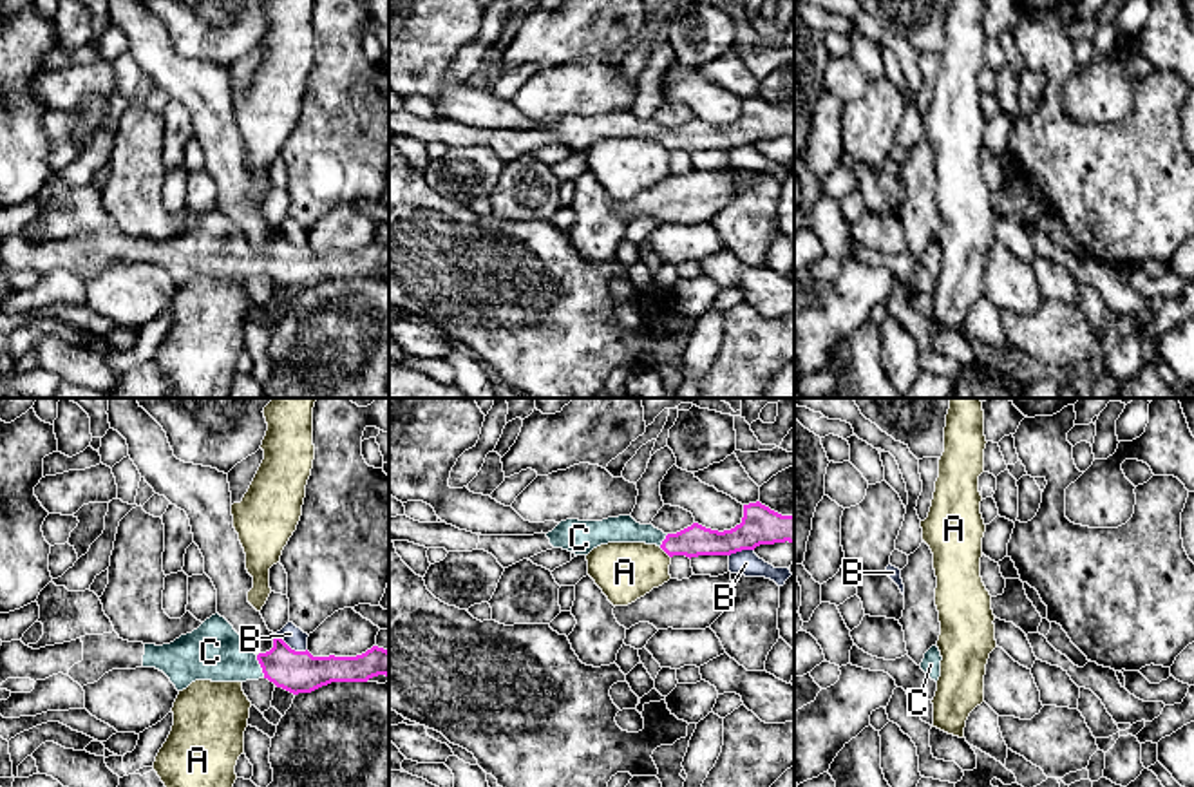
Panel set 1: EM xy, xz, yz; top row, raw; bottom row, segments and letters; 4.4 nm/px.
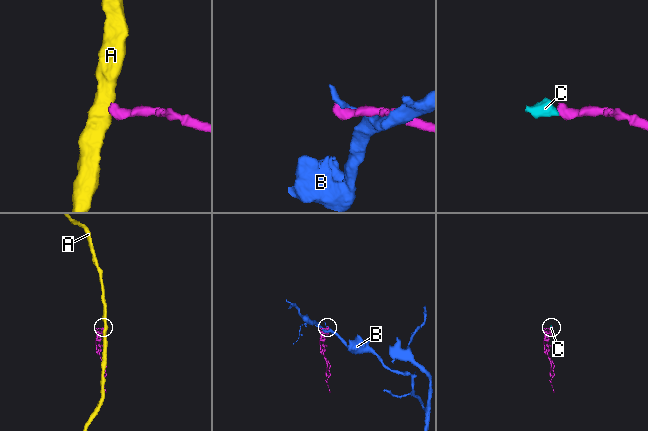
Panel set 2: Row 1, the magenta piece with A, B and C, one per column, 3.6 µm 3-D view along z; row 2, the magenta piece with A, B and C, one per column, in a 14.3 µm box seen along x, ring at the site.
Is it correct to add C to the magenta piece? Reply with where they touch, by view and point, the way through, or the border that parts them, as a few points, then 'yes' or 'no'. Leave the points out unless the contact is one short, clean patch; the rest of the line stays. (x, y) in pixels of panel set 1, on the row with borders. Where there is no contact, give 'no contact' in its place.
meets magenta in xy at (261, 666); runs through xy (297, 672), (284, 666), (261, 666), (239, 664), (214, 652); yes

